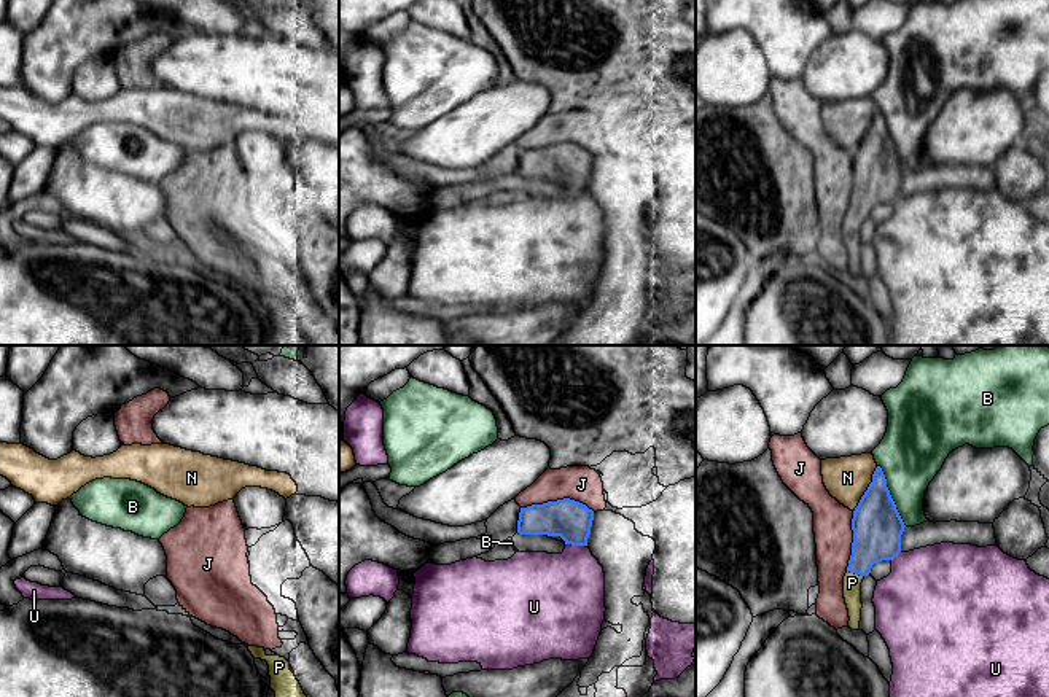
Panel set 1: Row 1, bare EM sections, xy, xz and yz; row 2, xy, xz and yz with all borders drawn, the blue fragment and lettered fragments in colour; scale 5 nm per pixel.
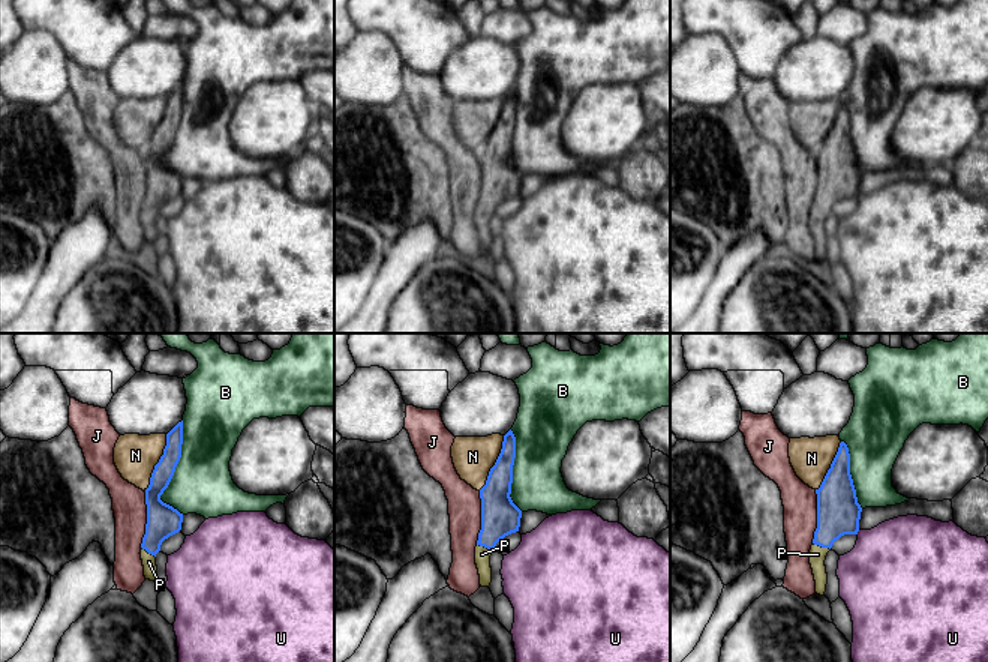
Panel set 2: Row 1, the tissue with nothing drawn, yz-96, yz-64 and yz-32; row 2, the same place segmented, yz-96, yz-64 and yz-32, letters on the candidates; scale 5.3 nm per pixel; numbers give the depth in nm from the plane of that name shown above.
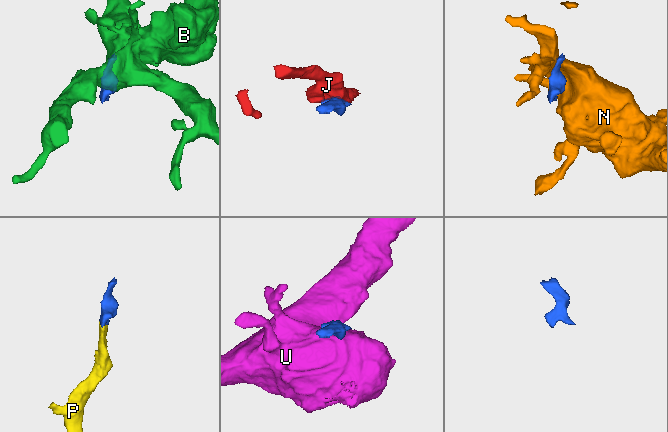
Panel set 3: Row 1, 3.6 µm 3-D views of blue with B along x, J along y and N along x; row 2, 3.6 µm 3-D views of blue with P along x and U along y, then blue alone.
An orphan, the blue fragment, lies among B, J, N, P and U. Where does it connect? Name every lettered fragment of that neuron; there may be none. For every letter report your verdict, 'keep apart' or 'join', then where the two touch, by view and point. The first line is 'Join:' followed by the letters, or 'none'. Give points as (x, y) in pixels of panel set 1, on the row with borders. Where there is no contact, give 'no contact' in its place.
Join: P
B: keep apart; meets blue in yz at (890, 495)
J: keep apart; meets blue in xz at (557, 500)
N: keep apart; meets blue in yz at (868, 489)
P: join; meets blue in yz at (855, 573)
U: keep apart; meets blue in xz at (577, 545)

